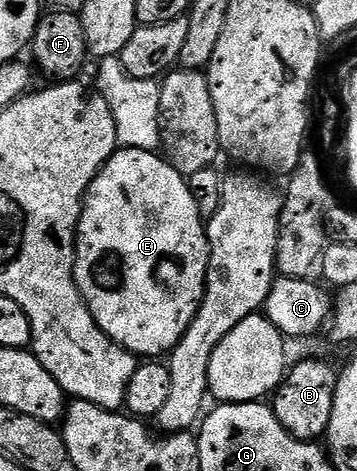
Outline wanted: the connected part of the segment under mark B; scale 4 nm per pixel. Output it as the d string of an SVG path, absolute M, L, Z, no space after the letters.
M300 361L285 372L270 408L294 439L316 443L327 434L330 415L334 415L337 380L338 369L328 361Z

